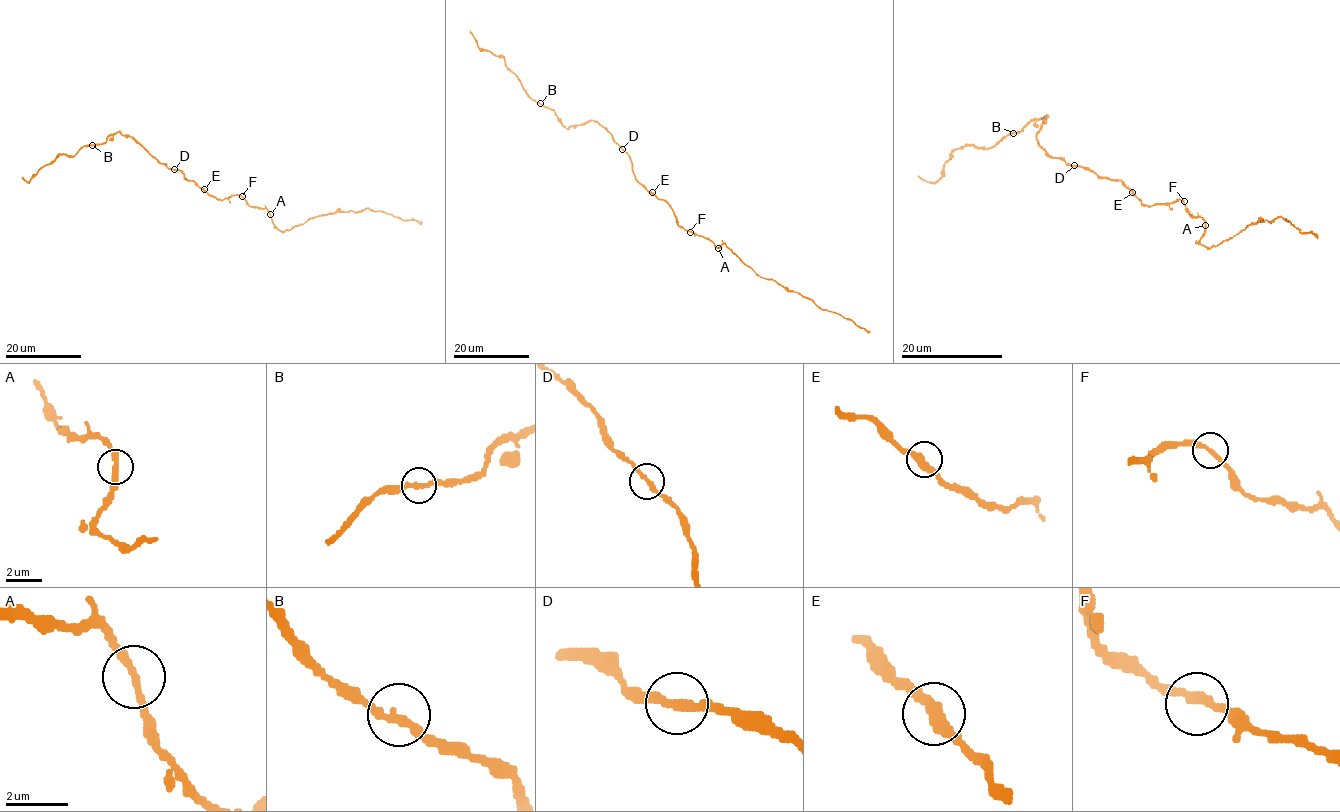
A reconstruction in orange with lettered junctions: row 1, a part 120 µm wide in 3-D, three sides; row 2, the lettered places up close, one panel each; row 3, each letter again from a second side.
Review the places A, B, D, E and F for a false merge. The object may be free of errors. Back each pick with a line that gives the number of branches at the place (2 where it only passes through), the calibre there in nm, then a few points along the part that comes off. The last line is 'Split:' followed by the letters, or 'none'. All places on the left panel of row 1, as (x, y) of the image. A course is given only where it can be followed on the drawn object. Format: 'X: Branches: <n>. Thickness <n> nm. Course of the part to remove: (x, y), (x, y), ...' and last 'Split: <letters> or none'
Split: none

